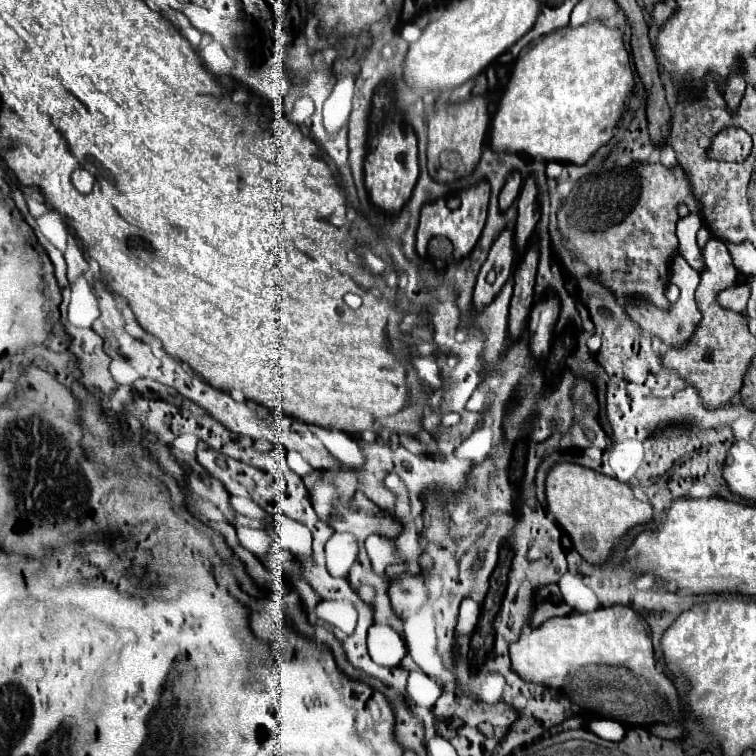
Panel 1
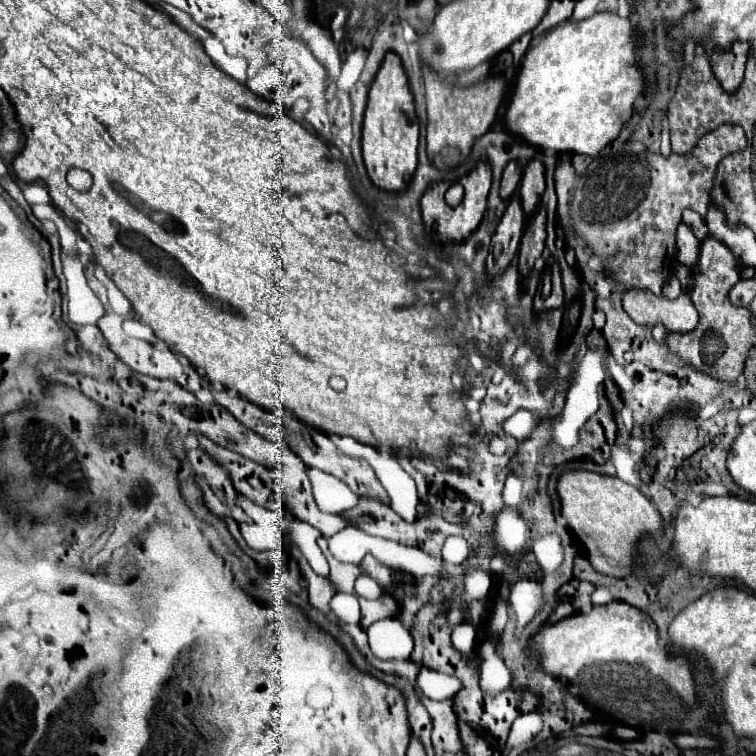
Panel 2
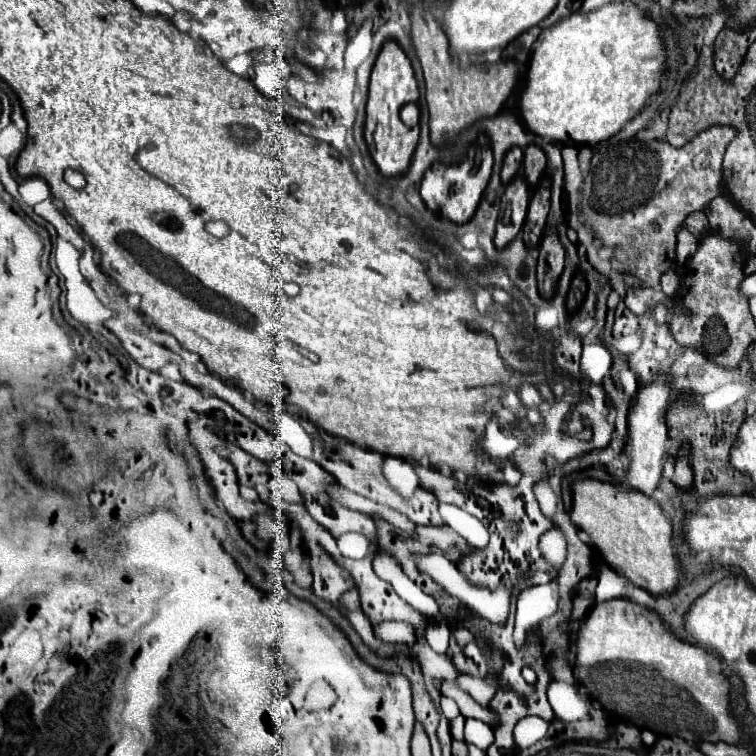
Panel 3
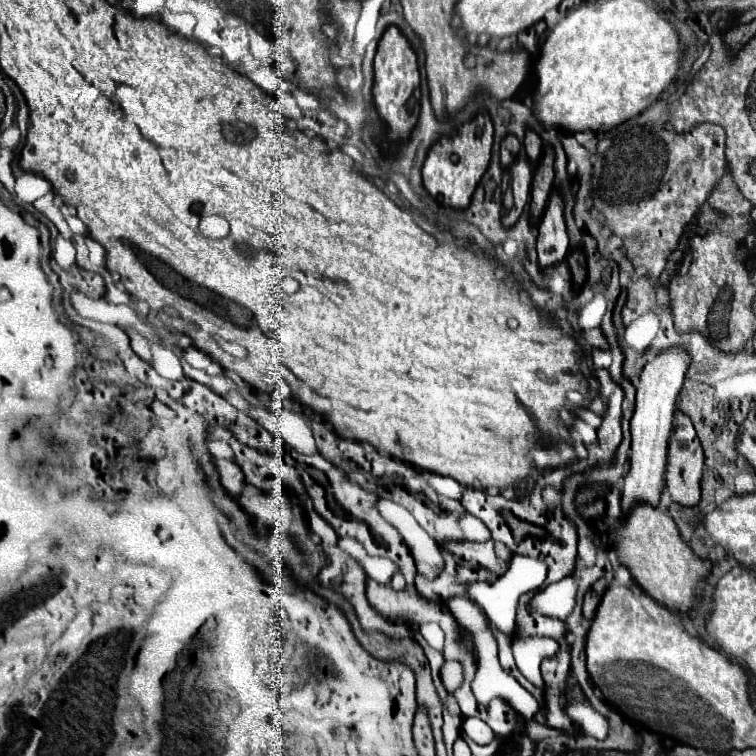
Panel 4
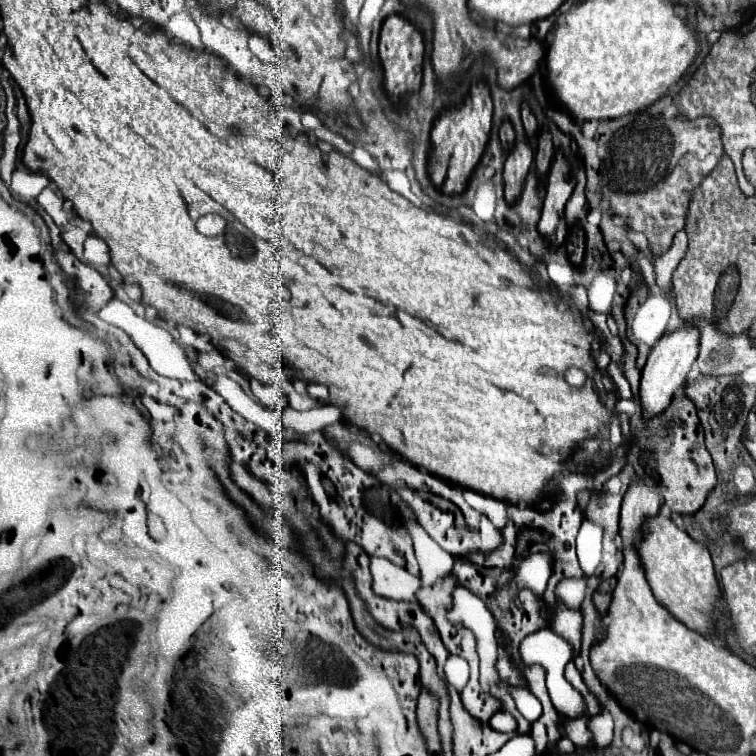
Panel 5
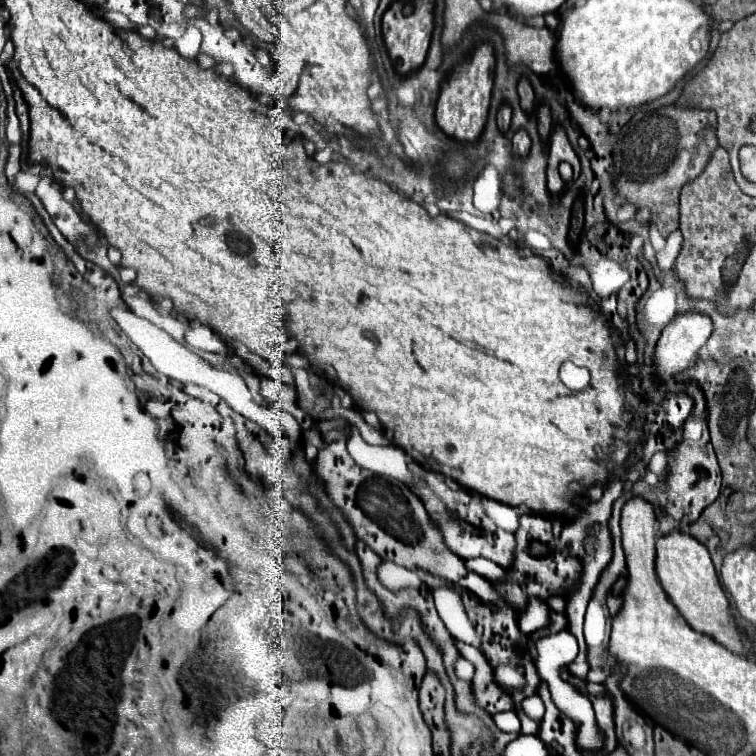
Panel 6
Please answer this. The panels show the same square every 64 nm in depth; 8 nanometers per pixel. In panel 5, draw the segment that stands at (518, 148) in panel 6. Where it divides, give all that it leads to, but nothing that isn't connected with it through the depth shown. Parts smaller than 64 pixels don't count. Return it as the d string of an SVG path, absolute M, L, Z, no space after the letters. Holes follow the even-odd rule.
M516 140L514 148L508 154L506 166L504 166L504 180L506 180L506 200L516 202L522 190L522 184L526 180L528 170L534 162L534 148L528 140Z

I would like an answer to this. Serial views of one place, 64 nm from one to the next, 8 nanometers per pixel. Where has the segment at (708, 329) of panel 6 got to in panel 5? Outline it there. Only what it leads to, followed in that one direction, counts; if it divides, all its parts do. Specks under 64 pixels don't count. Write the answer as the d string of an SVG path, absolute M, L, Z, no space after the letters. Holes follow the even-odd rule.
M682 324L678 330L664 334L656 346L652 348L648 362L642 370L642 384L640 384L640 396L642 396L642 408L644 408L644 418L652 418L662 414L672 400L672 394L684 384L692 362L698 356L698 346L700 346L700 330L696 324Z

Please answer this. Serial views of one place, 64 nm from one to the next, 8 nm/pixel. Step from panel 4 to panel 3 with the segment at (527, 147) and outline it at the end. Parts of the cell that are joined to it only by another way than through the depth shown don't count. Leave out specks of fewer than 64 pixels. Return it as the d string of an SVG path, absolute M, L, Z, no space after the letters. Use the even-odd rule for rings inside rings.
M528 144L528 148L524 150L522 168L524 168L524 176L530 184L530 188L534 188L542 180L542 176L546 174L546 156L544 156L540 146Z

